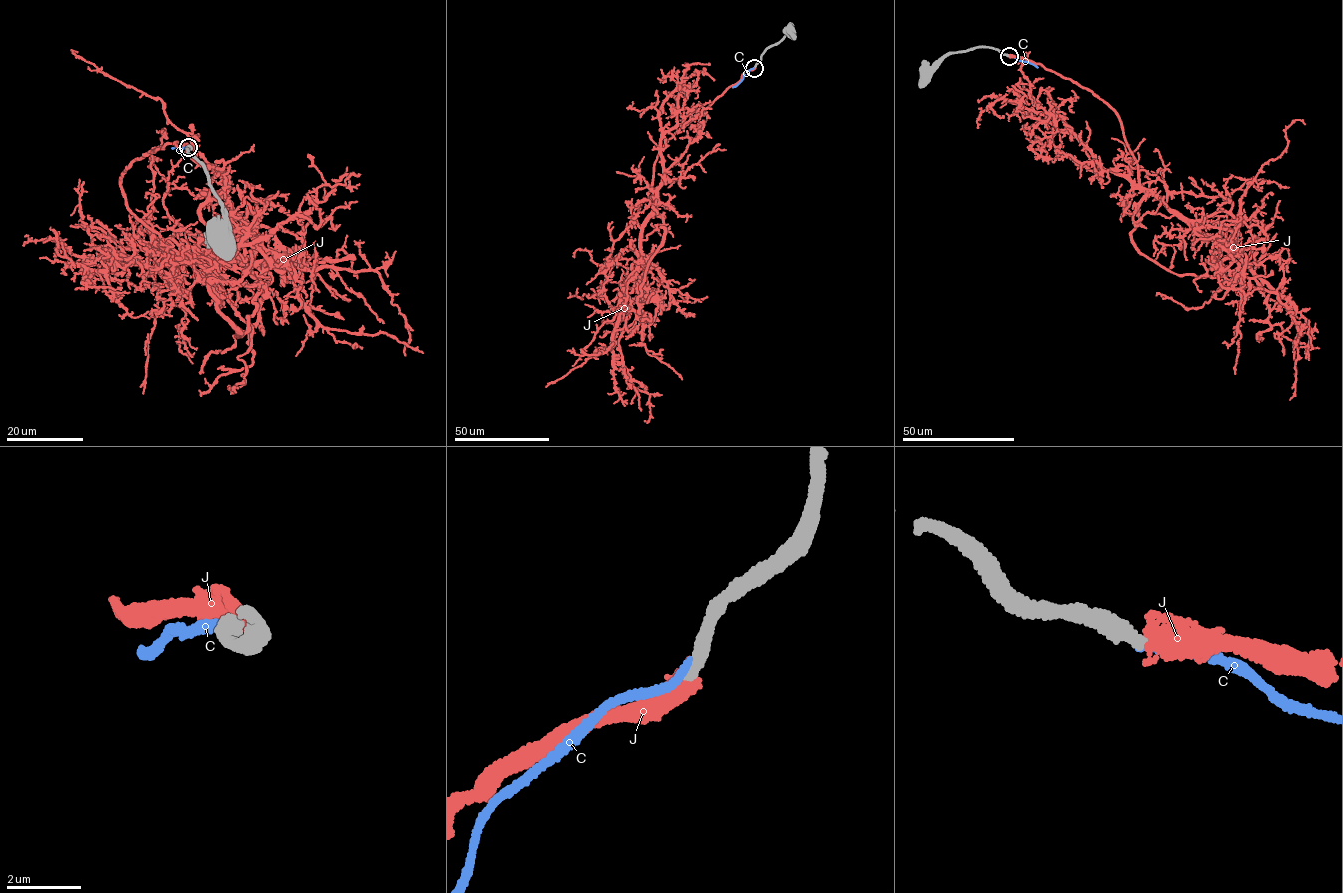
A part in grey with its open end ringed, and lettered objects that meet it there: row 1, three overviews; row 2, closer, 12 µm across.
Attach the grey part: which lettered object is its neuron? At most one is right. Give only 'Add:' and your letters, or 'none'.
Add: none

